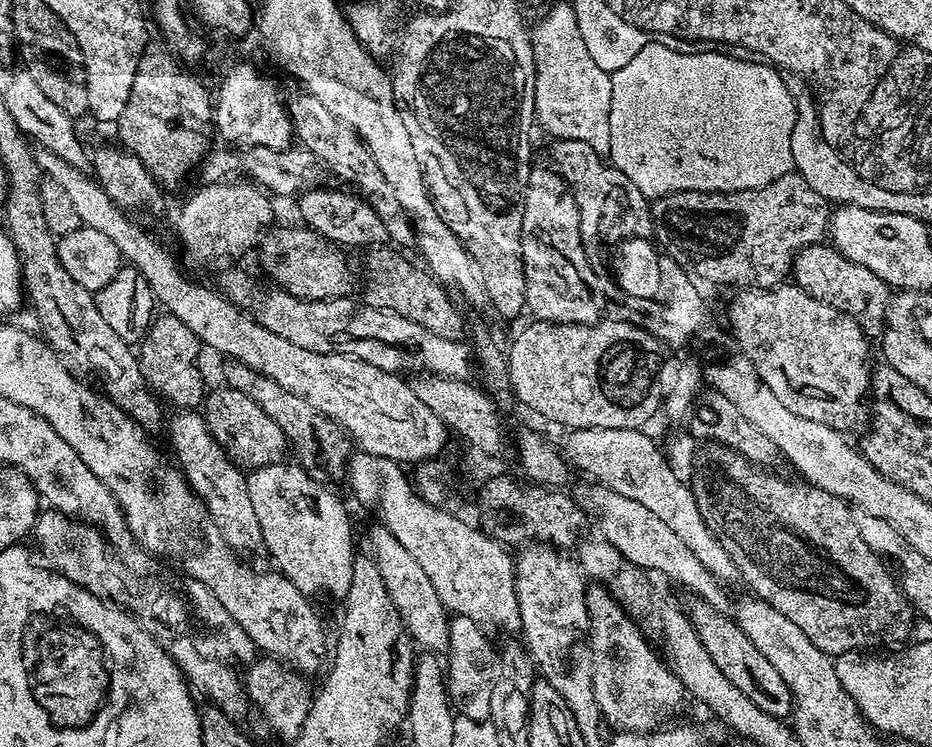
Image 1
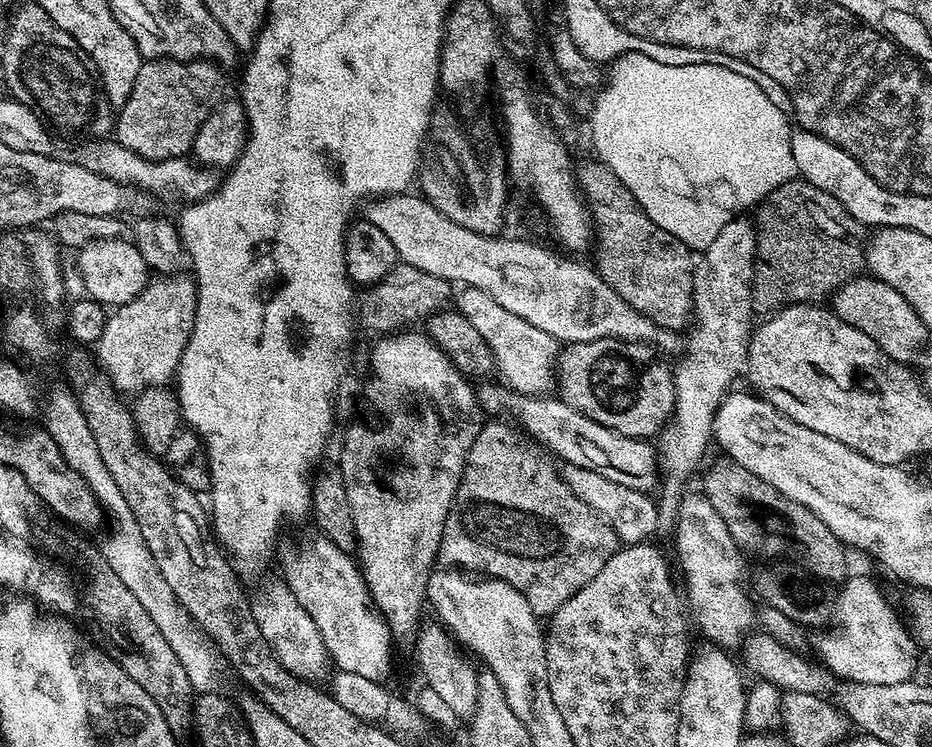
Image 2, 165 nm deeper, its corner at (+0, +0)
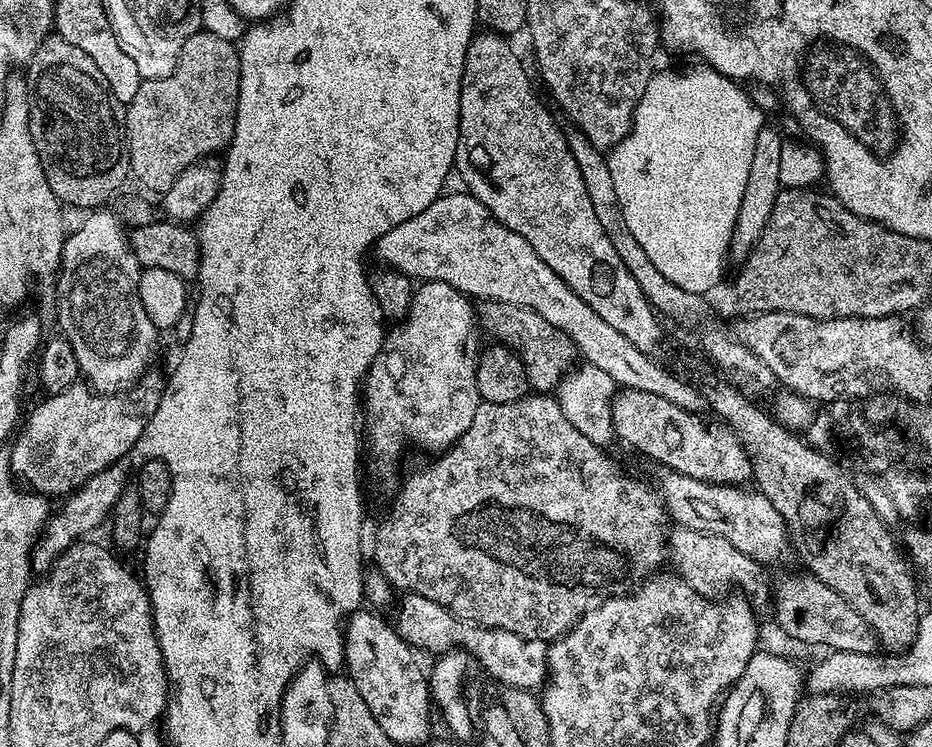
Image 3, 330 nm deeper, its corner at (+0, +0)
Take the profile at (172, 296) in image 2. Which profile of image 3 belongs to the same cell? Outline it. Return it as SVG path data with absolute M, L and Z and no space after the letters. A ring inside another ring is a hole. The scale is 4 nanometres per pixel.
M84 382L72 384L58 395L44 400L29 418L27 415L22 429L15 437L11 445L10 463L13 473L17 477L25 476L28 479L27 487L45 498L67 497L81 488L92 475L118 462L138 442L146 423L146 408L144 412L143 406L131 400L128 394L101 394Z

